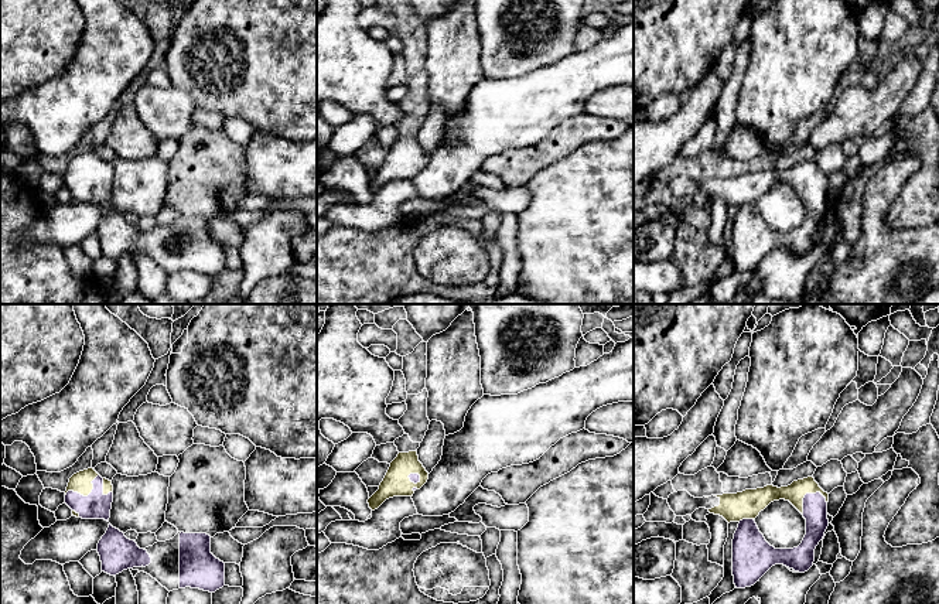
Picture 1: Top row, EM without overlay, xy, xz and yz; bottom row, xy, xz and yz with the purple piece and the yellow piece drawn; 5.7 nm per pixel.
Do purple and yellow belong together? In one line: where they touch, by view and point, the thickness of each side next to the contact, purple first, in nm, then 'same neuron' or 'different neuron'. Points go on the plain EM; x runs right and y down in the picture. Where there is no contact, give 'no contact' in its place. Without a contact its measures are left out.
xy (85, 180) | 150/120 nm | same neuron

